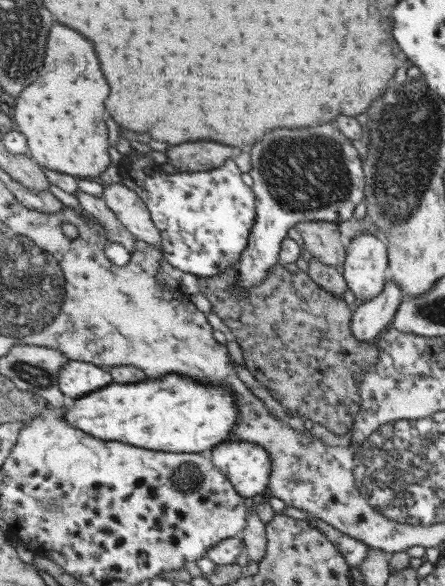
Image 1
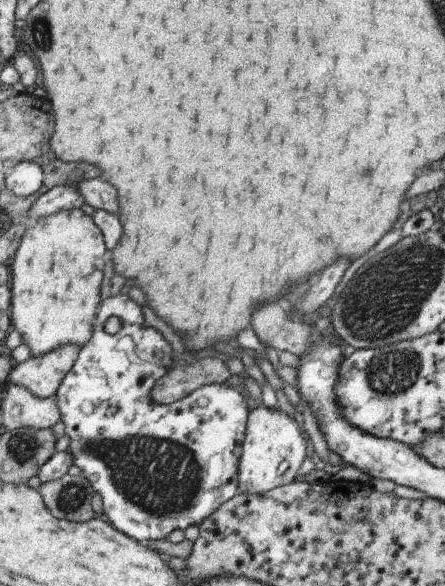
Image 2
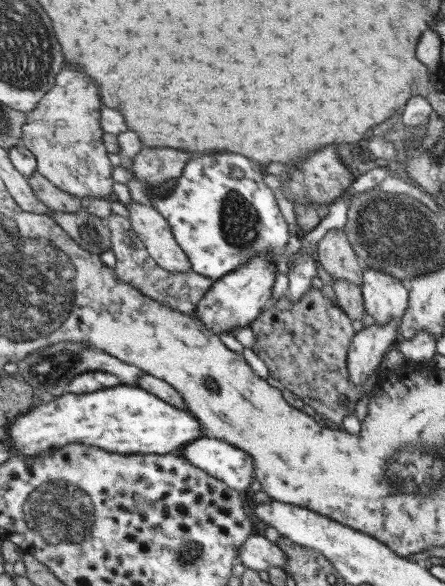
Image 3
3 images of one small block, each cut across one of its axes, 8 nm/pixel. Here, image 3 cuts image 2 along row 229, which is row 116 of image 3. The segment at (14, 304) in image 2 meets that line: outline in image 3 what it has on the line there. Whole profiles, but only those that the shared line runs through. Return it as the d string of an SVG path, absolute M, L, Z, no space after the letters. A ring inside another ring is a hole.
M69 64L59 78L57 84L39 108L33 114L27 114L29 120L23 128L23 148L29 150L39 162L39 174L47 176L57 188L77 196L77 198L99 198L113 200L113 166L109 160L109 152L103 144L103 128L101 128L101 98L99 86L91 82L81 70Z

